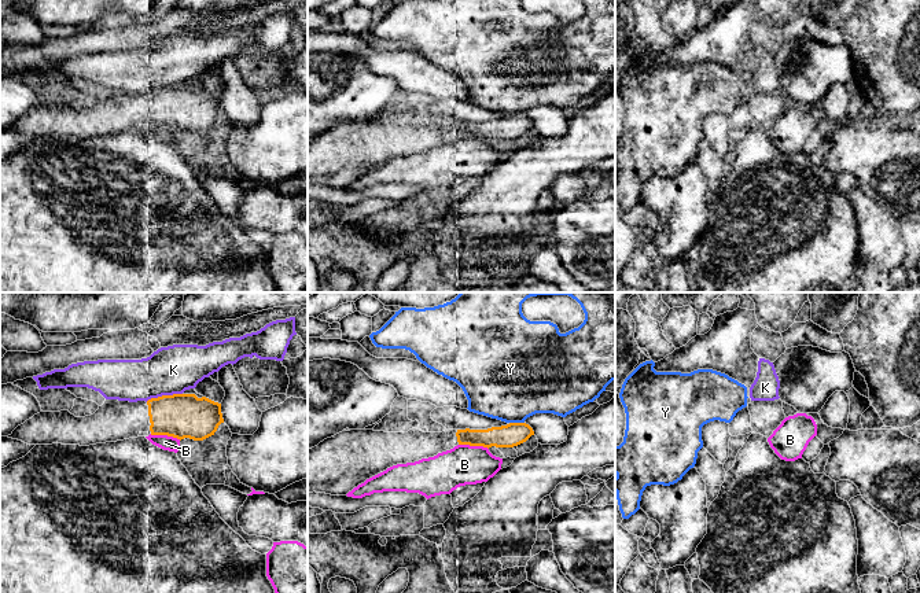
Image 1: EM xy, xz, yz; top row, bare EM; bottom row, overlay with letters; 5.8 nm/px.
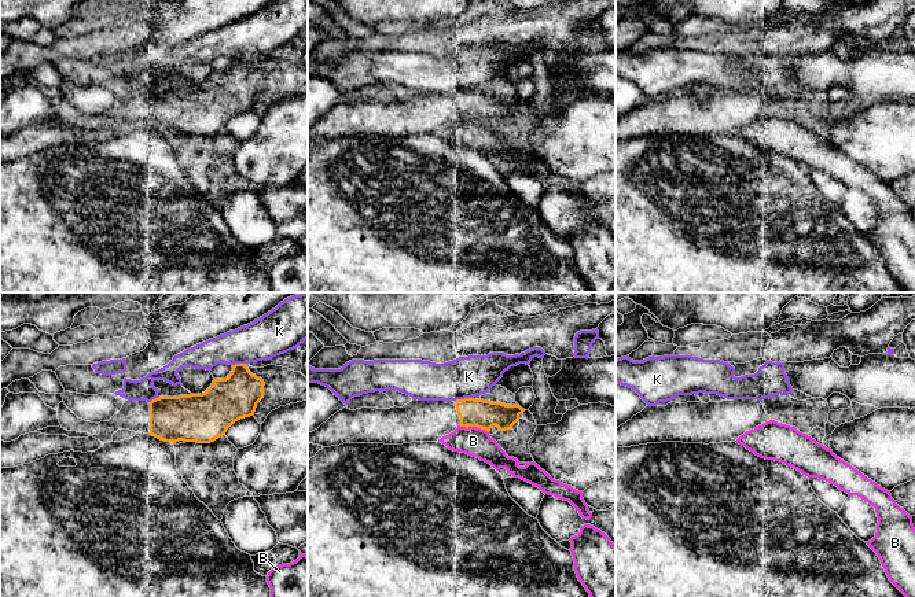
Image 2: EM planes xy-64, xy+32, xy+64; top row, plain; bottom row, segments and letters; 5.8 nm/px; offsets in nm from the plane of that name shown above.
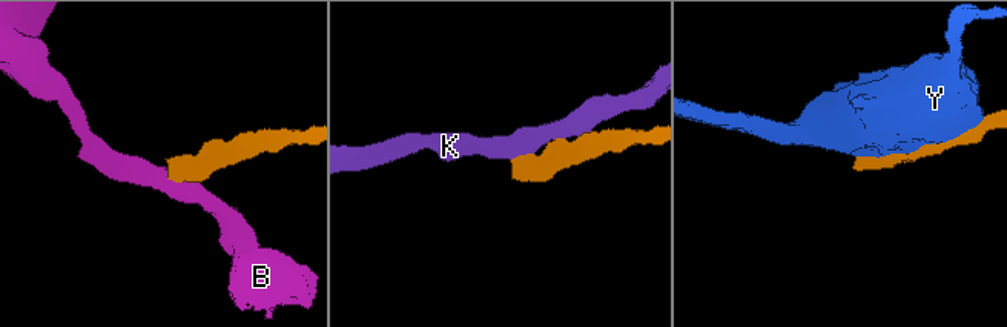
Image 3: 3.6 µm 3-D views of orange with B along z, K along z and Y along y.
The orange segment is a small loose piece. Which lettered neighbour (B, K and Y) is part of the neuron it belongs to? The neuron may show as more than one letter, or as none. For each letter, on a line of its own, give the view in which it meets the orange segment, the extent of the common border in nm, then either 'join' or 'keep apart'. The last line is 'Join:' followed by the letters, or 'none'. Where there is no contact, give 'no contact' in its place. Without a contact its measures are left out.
B: xy | 190 nm | keep apart
K: xy | 220 nm | keep apart
Y: xz | 90 nm | keep apart
Join: none

